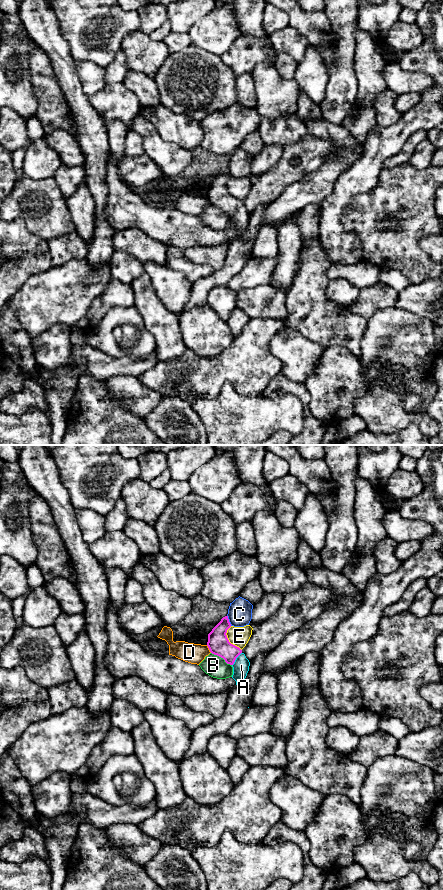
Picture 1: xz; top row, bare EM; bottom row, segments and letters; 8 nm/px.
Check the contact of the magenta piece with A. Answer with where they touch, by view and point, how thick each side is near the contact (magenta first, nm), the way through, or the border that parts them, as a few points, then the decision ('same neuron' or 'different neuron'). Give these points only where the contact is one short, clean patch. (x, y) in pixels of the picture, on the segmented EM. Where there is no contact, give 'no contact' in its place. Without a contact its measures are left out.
contact xz (235, 659); calibres 170 and 130 nm; way xz (218, 643), (235, 659), (241, 665); same neuron

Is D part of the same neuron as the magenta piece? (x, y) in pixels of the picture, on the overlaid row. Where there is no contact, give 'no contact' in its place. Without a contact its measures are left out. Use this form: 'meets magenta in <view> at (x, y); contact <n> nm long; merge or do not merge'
meets magenta in xz at (209, 649); contact 80 nm long; do not merge

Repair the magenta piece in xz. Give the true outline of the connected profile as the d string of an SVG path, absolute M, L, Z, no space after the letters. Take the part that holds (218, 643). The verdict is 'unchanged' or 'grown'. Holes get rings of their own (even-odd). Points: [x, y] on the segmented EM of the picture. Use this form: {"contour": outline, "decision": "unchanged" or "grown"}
{"contour": "M228 616L223 617L208 634L207 646L212 654L223 658L233 667L232 678L239 685L247 676L250 662L239 647L229 642L226 633L230 627Z", "decision": "grown"}

